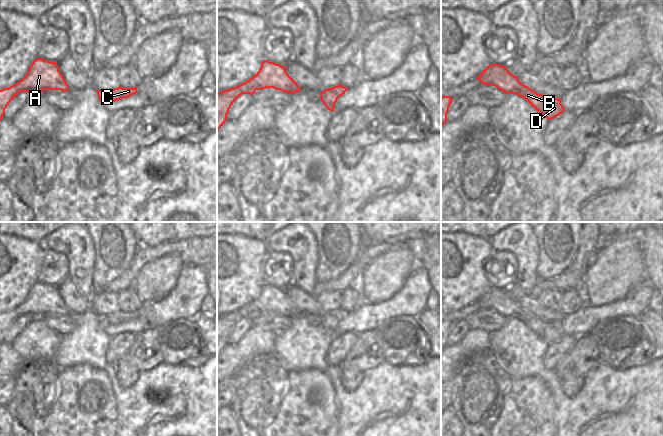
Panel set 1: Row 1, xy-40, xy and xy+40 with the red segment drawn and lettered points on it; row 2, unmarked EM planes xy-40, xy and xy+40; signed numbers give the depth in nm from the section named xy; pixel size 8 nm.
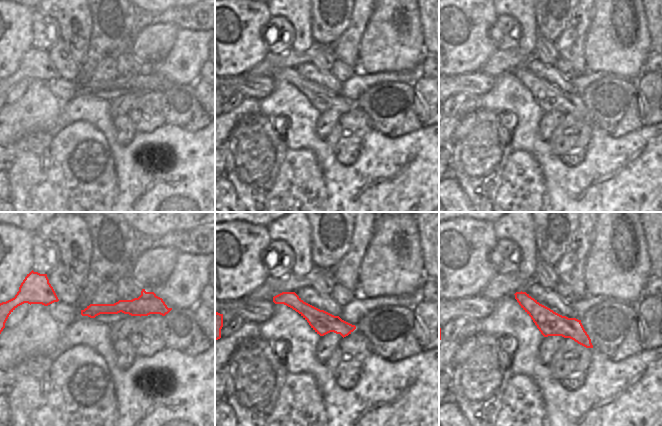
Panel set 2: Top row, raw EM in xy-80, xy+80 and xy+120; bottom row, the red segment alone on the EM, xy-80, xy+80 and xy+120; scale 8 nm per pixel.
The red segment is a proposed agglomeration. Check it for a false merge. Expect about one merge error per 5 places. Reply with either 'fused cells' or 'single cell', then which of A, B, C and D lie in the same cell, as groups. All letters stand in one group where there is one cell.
fused cells; A B D / C

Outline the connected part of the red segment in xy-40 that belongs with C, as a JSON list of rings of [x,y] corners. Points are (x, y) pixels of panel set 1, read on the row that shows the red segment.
[[[137,87],[134,88],[114,88],[112,90],[97,90],[100,103],[103,105],[108,102],[115,102],[122,98],[128,98],[137,93]]]

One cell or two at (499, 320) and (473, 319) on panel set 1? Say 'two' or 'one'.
one

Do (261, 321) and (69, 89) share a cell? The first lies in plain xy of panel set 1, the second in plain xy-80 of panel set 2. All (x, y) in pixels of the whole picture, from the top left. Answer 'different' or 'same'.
same

